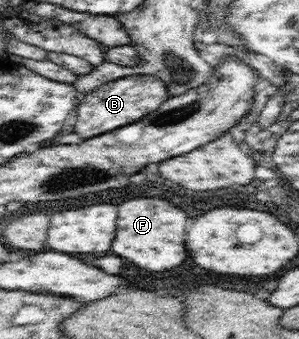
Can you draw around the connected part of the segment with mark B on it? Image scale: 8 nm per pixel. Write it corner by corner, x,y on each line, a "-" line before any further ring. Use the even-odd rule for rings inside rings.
140,74
110,81
81,95
76,105
76,122
73,131
84,139
102,135
122,125
134,123
148,113
153,113
169,97
170,93
164,81
152,75

